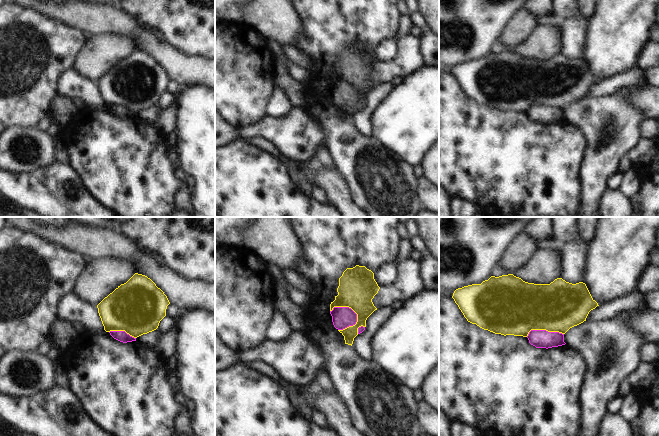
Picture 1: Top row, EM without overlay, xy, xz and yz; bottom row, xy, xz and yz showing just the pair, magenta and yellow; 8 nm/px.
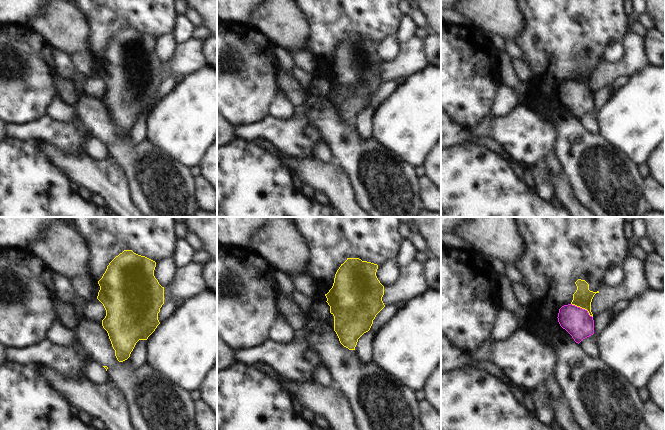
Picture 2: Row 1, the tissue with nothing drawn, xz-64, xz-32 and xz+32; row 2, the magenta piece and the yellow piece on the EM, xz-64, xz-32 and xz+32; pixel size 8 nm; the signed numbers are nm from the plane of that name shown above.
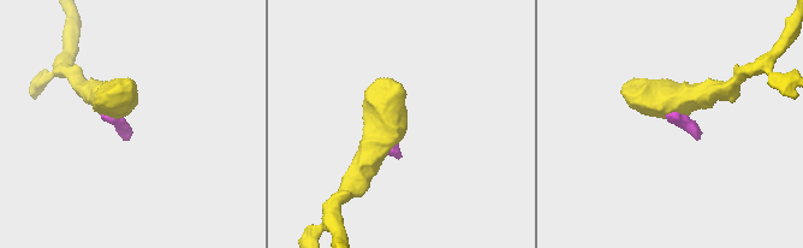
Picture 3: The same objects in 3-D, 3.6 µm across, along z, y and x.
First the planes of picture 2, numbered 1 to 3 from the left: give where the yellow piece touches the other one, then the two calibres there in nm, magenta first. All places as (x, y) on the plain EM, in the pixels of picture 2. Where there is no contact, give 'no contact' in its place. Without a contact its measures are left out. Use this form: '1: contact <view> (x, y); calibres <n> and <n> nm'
1: no contact
2: no contact
3: contact xz+32 (581, 84); calibres 220 and 150 nm

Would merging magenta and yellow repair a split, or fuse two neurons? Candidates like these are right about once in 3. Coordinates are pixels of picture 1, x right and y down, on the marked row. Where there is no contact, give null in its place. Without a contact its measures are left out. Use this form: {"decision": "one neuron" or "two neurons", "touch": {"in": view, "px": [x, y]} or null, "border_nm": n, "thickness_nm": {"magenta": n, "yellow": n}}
{"decision": "two neurons", "touch": {"in": "xz", "px": [347, 307]}, "border_nm": 240, "thickness_nm": {"magenta": 180, "yellow": 300}}

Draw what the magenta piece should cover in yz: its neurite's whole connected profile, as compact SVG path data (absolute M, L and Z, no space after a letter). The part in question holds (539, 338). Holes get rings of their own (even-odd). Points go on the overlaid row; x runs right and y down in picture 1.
M531 330L527 336L529 343L536 348L552 348L565 345L564 334L546 330Z

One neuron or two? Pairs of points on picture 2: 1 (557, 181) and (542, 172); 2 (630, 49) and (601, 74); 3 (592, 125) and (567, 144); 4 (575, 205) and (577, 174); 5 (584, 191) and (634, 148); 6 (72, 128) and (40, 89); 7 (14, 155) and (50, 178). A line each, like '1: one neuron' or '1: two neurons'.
1: two neurons
2: one neuron
3: two neurons
4: two neurons
5: two neurons
6: two neurons
7: one neuron

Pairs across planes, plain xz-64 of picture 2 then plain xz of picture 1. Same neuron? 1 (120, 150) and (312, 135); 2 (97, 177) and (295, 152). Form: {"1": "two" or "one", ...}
{"1": "two", "2": "two"}

